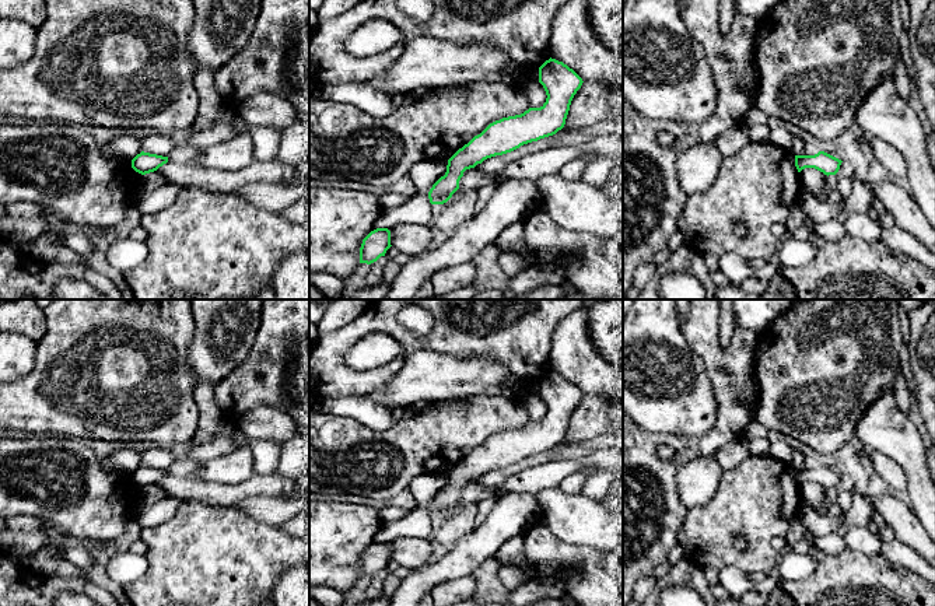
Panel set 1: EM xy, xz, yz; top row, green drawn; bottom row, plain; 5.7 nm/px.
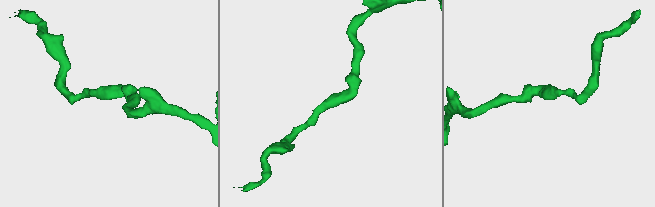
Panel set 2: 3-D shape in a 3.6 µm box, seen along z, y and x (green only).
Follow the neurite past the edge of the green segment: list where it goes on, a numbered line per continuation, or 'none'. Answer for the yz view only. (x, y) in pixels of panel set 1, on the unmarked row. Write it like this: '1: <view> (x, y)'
none

